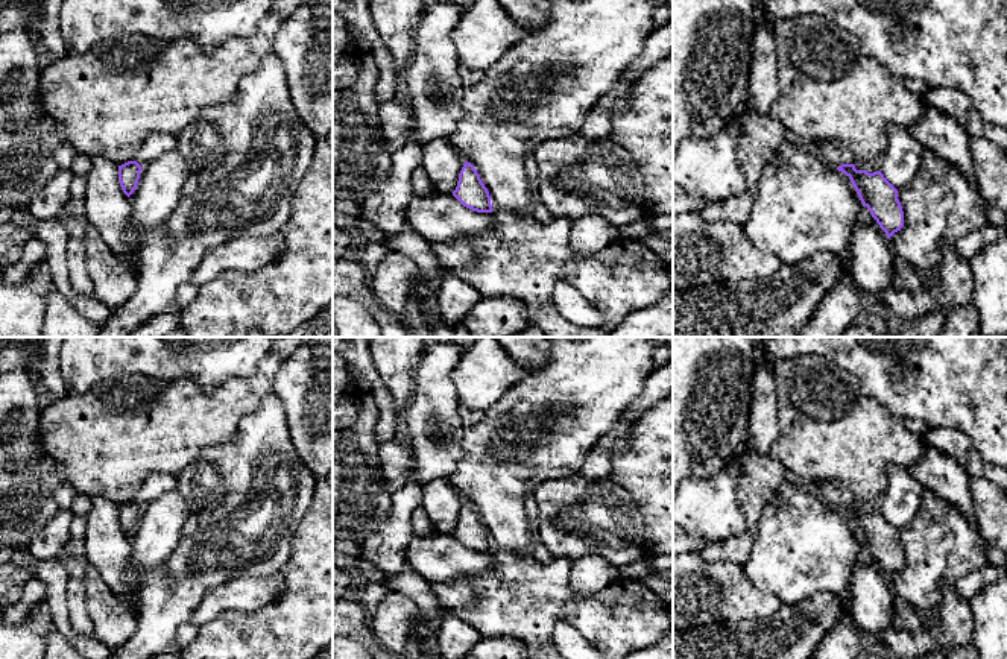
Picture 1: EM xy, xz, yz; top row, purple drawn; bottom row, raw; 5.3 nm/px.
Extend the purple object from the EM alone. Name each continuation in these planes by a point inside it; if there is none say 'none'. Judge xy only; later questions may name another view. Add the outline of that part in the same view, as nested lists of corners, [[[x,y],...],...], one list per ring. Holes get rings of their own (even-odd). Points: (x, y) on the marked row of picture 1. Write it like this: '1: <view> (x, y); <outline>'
1: xy (155, 145); [[[152,134],[146,138],[144,144],[135,155],[135,161],[144,167],[152,159],[163,153],[176,150],[176,135],[172,134]]]

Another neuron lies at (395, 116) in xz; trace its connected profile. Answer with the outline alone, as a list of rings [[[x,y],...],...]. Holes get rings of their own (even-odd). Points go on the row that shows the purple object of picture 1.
[[[402,94],[380,105],[380,125],[386,147],[396,152],[410,134],[415,109]]]

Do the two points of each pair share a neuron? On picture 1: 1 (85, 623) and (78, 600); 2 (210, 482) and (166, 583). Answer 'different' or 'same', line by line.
1: same
2: same

